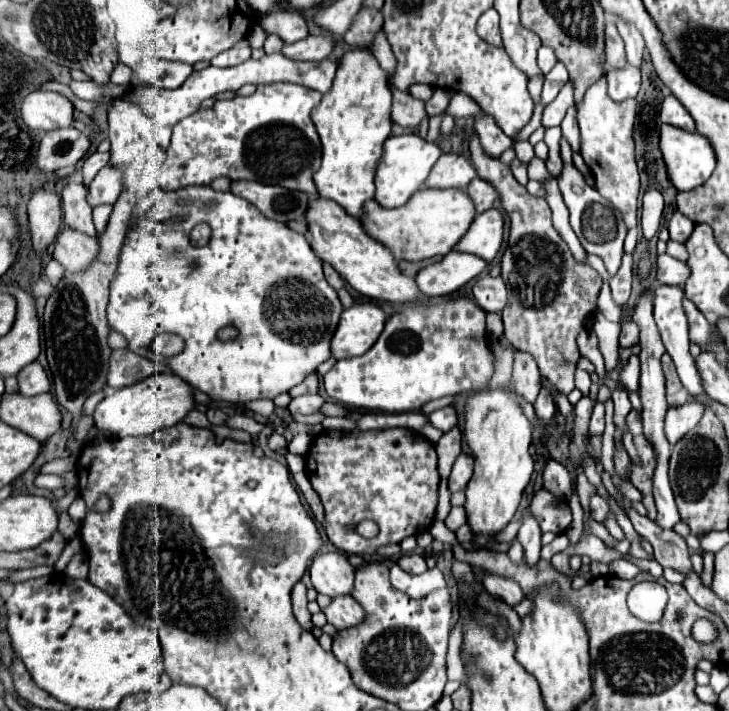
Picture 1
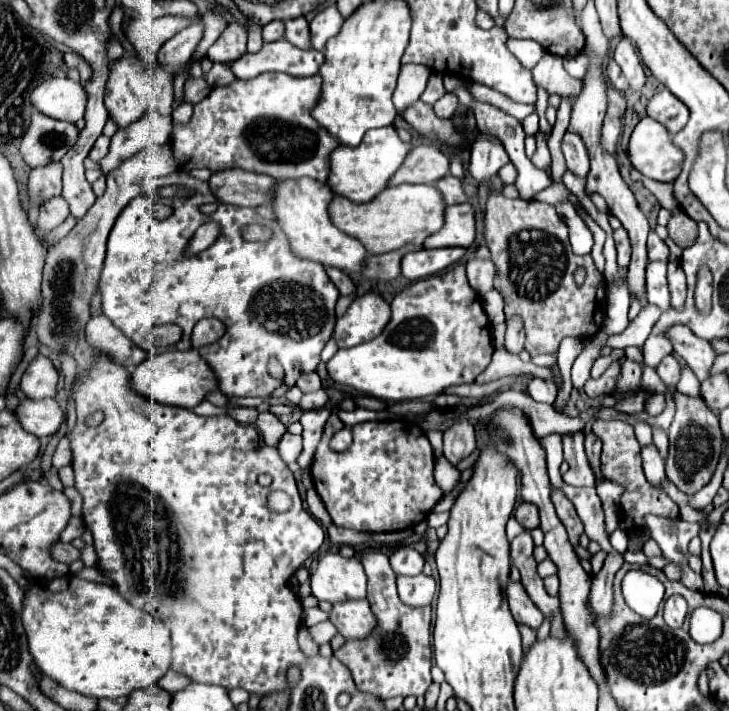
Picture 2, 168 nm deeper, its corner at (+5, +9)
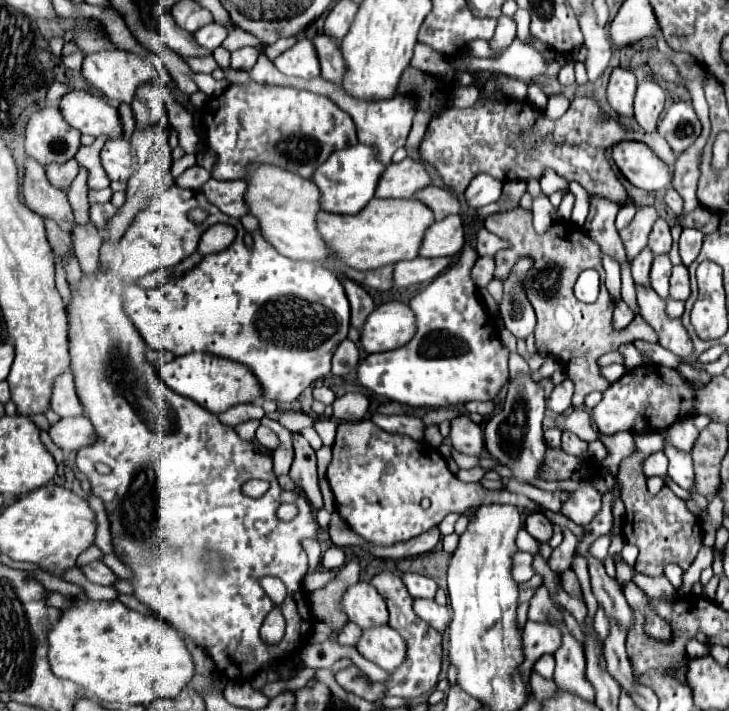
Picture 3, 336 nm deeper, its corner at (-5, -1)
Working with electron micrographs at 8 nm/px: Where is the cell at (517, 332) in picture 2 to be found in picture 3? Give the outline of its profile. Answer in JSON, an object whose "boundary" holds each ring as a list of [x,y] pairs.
{"boundary":[[[532,256],[518,258],[510,276],[502,282],[504,292],[500,302],[500,316],[504,320],[504,326],[516,338],[526,338],[530,332],[534,332],[534,326],[536,326],[534,308],[524,292],[524,280],[532,270],[532,266],[534,266]]]}

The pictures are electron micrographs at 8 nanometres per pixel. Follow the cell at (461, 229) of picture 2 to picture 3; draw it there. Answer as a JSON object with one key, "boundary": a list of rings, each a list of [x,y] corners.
{"boundary":[[[456,214],[440,222],[434,222],[434,226],[426,230],[426,238],[422,238],[418,254],[422,258],[454,256],[462,250],[462,246],[464,246],[464,226],[462,218]]]}

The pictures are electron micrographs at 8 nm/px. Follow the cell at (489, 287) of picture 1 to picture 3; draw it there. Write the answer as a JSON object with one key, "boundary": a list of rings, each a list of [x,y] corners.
{"boundary":[[[480,256],[472,268],[472,280],[478,288],[484,288],[494,278],[494,260],[490,256]]]}

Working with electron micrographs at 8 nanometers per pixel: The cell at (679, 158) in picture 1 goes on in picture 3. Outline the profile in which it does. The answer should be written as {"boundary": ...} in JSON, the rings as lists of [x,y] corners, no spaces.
{"boundary":[[[618,142],[612,146],[612,160],[624,178],[646,192],[658,192],[672,184],[668,166],[644,142]]]}

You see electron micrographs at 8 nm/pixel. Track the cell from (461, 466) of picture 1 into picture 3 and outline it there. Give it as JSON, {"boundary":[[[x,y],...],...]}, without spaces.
{"boundary":[[[460,414],[450,420],[450,442],[458,452],[478,456],[484,448],[484,432],[476,422]]]}

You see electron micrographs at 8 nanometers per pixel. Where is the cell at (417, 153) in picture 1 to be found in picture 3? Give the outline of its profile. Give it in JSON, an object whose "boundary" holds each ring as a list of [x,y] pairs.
{"boundary":[[[356,144],[332,152],[330,158],[324,164],[320,164],[312,174],[312,182],[320,190],[320,208],[332,214],[358,214],[374,196],[382,170],[386,170],[386,164],[376,160],[376,150],[370,146]]]}

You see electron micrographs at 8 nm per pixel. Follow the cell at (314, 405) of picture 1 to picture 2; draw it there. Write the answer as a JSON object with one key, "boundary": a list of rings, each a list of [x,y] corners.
{"boundary":[[[318,390],[318,392],[308,392],[308,394],[304,394],[296,406],[298,406],[302,412],[306,412],[306,410],[322,408],[322,406],[326,406],[326,402],[328,402],[326,392],[324,392],[324,390]]]}

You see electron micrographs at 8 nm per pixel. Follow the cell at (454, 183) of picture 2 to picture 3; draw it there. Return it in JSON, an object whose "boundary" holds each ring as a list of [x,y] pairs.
{"boundary":[[[426,186],[426,188],[418,190],[414,194],[414,198],[424,202],[426,206],[430,206],[430,210],[434,212],[434,220],[442,220],[442,218],[446,218],[450,214],[458,214],[460,212],[458,198],[450,190],[446,190],[446,188]]]}

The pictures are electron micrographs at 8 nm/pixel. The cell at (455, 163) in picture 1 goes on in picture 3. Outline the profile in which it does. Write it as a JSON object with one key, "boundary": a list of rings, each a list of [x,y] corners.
{"boundary":[[[412,158],[402,160],[400,164],[390,164],[376,186],[376,198],[410,198],[418,190],[430,184],[428,172],[422,162]]]}

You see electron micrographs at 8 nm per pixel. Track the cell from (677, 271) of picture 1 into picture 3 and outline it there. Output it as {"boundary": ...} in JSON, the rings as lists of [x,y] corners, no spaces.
{"boundary":[[[658,218],[652,226],[652,232],[650,232],[650,242],[648,242],[650,250],[654,254],[666,254],[672,246],[672,236],[670,236],[670,226],[664,218]]]}

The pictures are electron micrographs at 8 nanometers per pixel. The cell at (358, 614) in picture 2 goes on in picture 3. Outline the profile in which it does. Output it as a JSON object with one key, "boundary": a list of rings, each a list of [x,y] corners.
{"boundary":[[[390,626],[364,630],[360,642],[356,644],[356,650],[386,672],[394,672],[406,658],[406,642]]]}

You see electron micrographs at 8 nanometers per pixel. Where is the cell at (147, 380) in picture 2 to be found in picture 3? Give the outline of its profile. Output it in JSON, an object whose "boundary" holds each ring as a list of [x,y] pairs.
{"boundary":[[[194,352],[174,358],[172,362],[166,362],[160,366],[162,380],[178,394],[202,404],[206,410],[220,414],[236,404],[252,404],[262,400],[262,388],[256,376],[248,370],[248,366],[242,366],[240,362],[228,360],[228,358],[216,358],[214,354],[206,352]]]}

